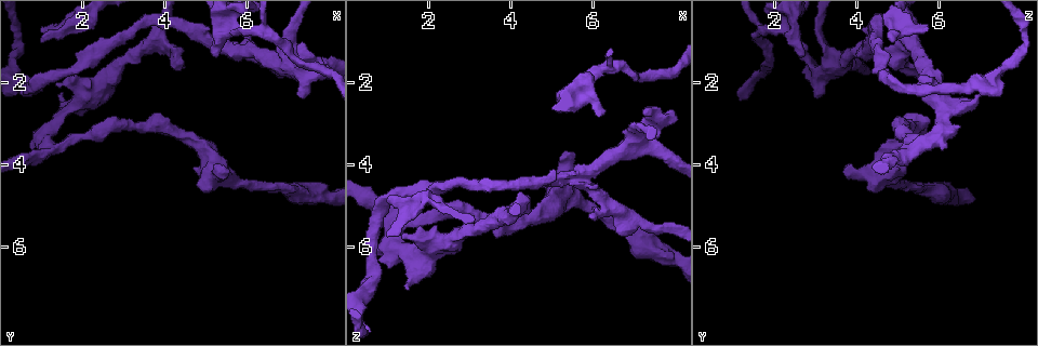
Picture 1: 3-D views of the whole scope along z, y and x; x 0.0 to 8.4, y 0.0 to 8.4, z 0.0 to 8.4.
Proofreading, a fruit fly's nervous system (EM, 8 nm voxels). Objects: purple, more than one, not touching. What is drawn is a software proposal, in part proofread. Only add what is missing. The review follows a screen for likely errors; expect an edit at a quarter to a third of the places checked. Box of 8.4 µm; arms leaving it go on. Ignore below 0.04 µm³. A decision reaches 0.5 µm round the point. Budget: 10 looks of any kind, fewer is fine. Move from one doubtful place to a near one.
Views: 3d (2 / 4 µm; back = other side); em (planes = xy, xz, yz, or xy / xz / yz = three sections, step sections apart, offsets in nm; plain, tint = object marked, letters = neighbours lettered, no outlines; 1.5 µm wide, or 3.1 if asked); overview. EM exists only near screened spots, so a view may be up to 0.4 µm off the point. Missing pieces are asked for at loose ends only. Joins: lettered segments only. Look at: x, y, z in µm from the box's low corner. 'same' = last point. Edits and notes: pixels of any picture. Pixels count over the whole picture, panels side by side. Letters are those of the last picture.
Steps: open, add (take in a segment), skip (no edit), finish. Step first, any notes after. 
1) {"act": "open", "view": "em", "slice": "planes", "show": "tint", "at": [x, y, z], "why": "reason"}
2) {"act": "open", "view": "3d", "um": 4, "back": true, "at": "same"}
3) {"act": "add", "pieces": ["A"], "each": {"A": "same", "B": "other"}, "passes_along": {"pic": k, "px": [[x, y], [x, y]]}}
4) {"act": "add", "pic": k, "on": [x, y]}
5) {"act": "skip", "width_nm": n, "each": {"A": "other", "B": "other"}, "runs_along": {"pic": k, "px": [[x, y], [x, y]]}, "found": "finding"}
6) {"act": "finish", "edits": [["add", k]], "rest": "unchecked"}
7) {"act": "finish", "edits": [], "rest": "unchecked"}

{"act": "open", "view": "3d", "um": 4, "at": [5.15, 4.00, 3.85], "why": "free end"}

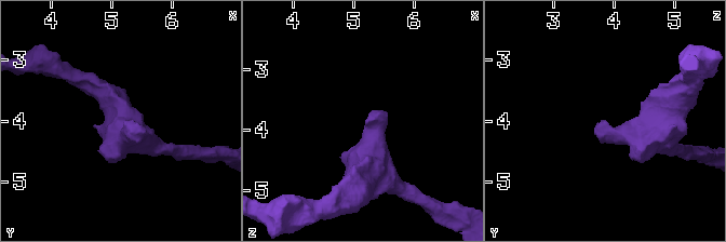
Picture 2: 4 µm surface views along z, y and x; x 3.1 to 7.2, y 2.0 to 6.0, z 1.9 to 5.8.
{"act": "open", "view": "em", "slice": "xz", "step": 8, "show": "tint", "at": [5.20, 4.05, 3.80], "why": "need the tissue"}

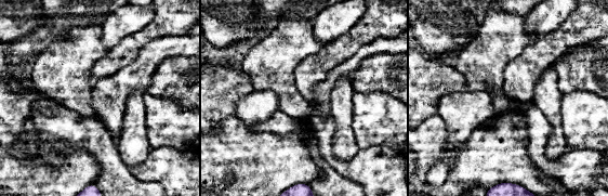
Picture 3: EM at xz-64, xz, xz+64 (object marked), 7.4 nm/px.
{"act": "open", "view": "em", "slice": "planes", "show": "letters", "at": "same"}

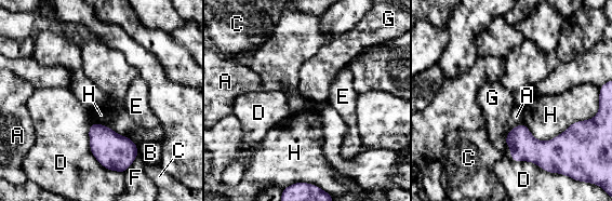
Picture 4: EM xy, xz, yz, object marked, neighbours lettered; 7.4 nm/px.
{"act": "skip", "width_nm": 220, "each": {"A": "other", "B": "other", "C": "other", "D": "other", "E": "other", "F": "other", "G": "other", "H": "other"}, "border": {"pic": 4, "px": [[506, 144], [514, 160], [572, 179]]}, "found": "no lettered segment goes on from it"}

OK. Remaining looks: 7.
{"act": "open", "view": "3d", "um": 2, "at": [4.35, 1.70, 4.90], "why": "an open end"}

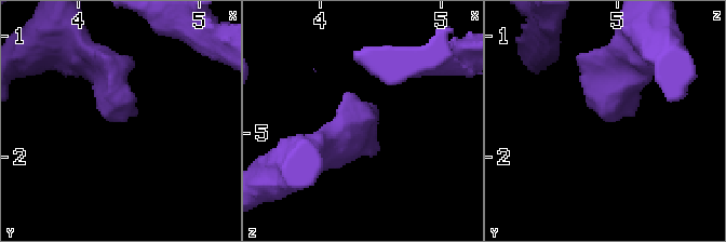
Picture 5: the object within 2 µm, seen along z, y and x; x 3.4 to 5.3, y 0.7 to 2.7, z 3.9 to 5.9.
{"act": "open", "view": "em", "slice": "planes", "show": "letters", "at": [4.40, 1.72, 4.92]}

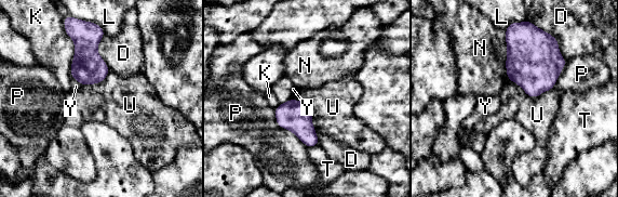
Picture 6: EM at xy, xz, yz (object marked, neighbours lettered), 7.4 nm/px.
{"act": "skip", "longest_contact_nm": ["P", 380], "each": {"D": "other", "K": "other", "L": "other", "N": "other", "P": "other", "T": "other", "U": "other", "Y": "other"}, "found": "none of them fits"}

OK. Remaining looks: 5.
{"act": "open", "view": "3d", "um": 4, "at": [0.95, 0.70, 5.70], "why": "branch stops here"}

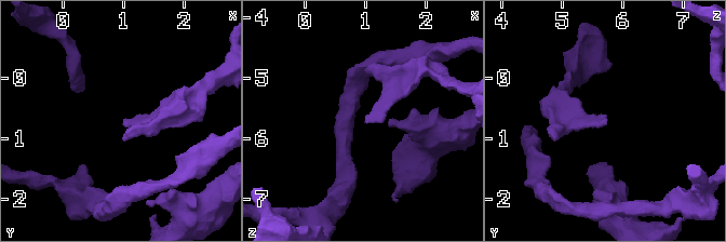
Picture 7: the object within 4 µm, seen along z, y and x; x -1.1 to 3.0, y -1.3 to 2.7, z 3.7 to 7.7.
{"act": "open", "view": "em", "slice": "planes", "show": "letters", "at": [1.00, 0.70, 5.70], "why": "shape alone is not enough"}

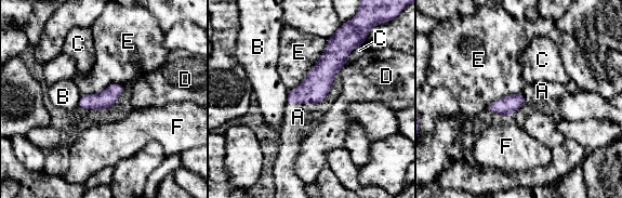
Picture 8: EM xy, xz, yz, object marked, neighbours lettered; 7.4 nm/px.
{"act": "add", "pieces": ["A"], "each": {"A": "same", "B": "other", "C": "other", "D": "other", "E": "other", "F": "other"}, "passes_along": {"pic": 8, "px": [[314, 89], [303, 104], [298, 117]]}, "found": "the cell continues"}

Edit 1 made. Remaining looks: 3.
{"act": "open", "view": "3d", "um": 4, "at": [5.25, 1.30, 2.80], "why": "free end"}

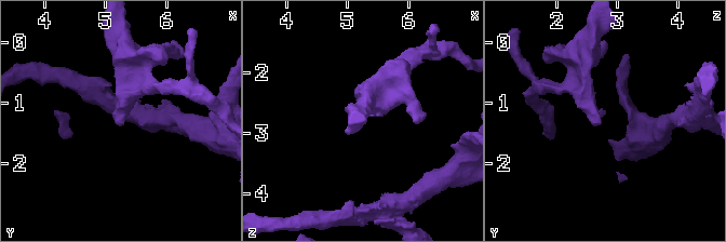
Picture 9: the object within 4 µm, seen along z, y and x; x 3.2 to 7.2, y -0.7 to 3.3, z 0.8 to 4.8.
{"act": "open", "view": "em", "slice": "planes", "show": "letters", "at": [5.20, 1.35, 2.75], "why": "shape alone is not enough"}

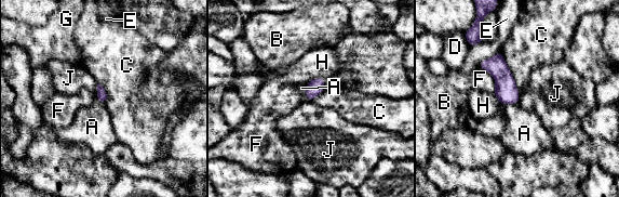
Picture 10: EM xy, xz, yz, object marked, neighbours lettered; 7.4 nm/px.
{"act": "skip", "each": {"A": "other", "B": "other", "C": "other", "D": "other", "E": "other", "F": "other", "G": "other", "H": "other", "J": "other"}, "border": {"pic": 10, "px": [[97, 84], [97, 93], [95, 95]]}, "found": "none of them fits"}

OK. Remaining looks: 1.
{"act": "finish", "edits": [["add", 8]], "rest": "unchecked"}

